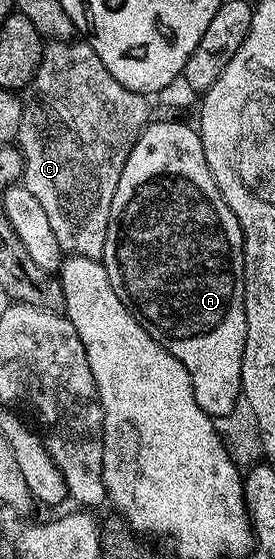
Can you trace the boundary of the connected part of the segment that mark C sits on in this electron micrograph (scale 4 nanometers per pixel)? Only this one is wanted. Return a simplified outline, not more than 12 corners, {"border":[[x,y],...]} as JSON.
{"border":[[87,41],[22,94],[22,184],[61,251],[104,257],[149,99]]}

